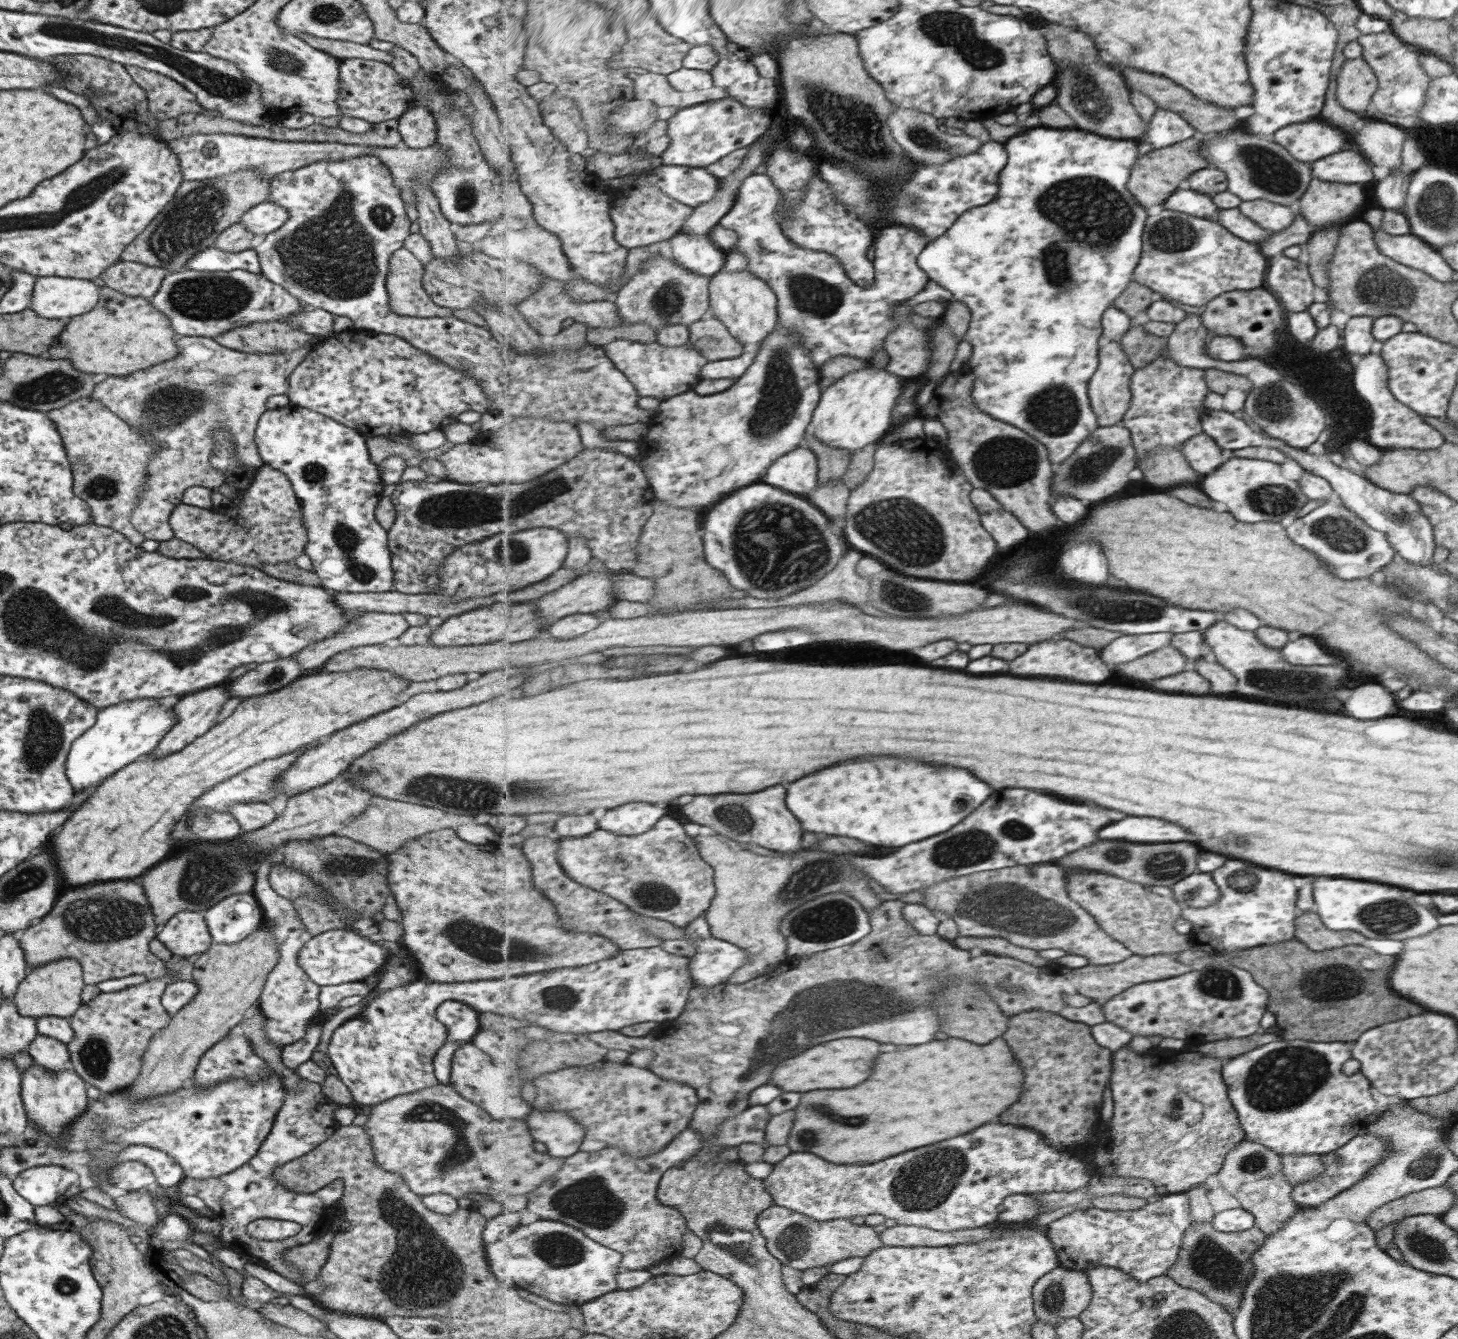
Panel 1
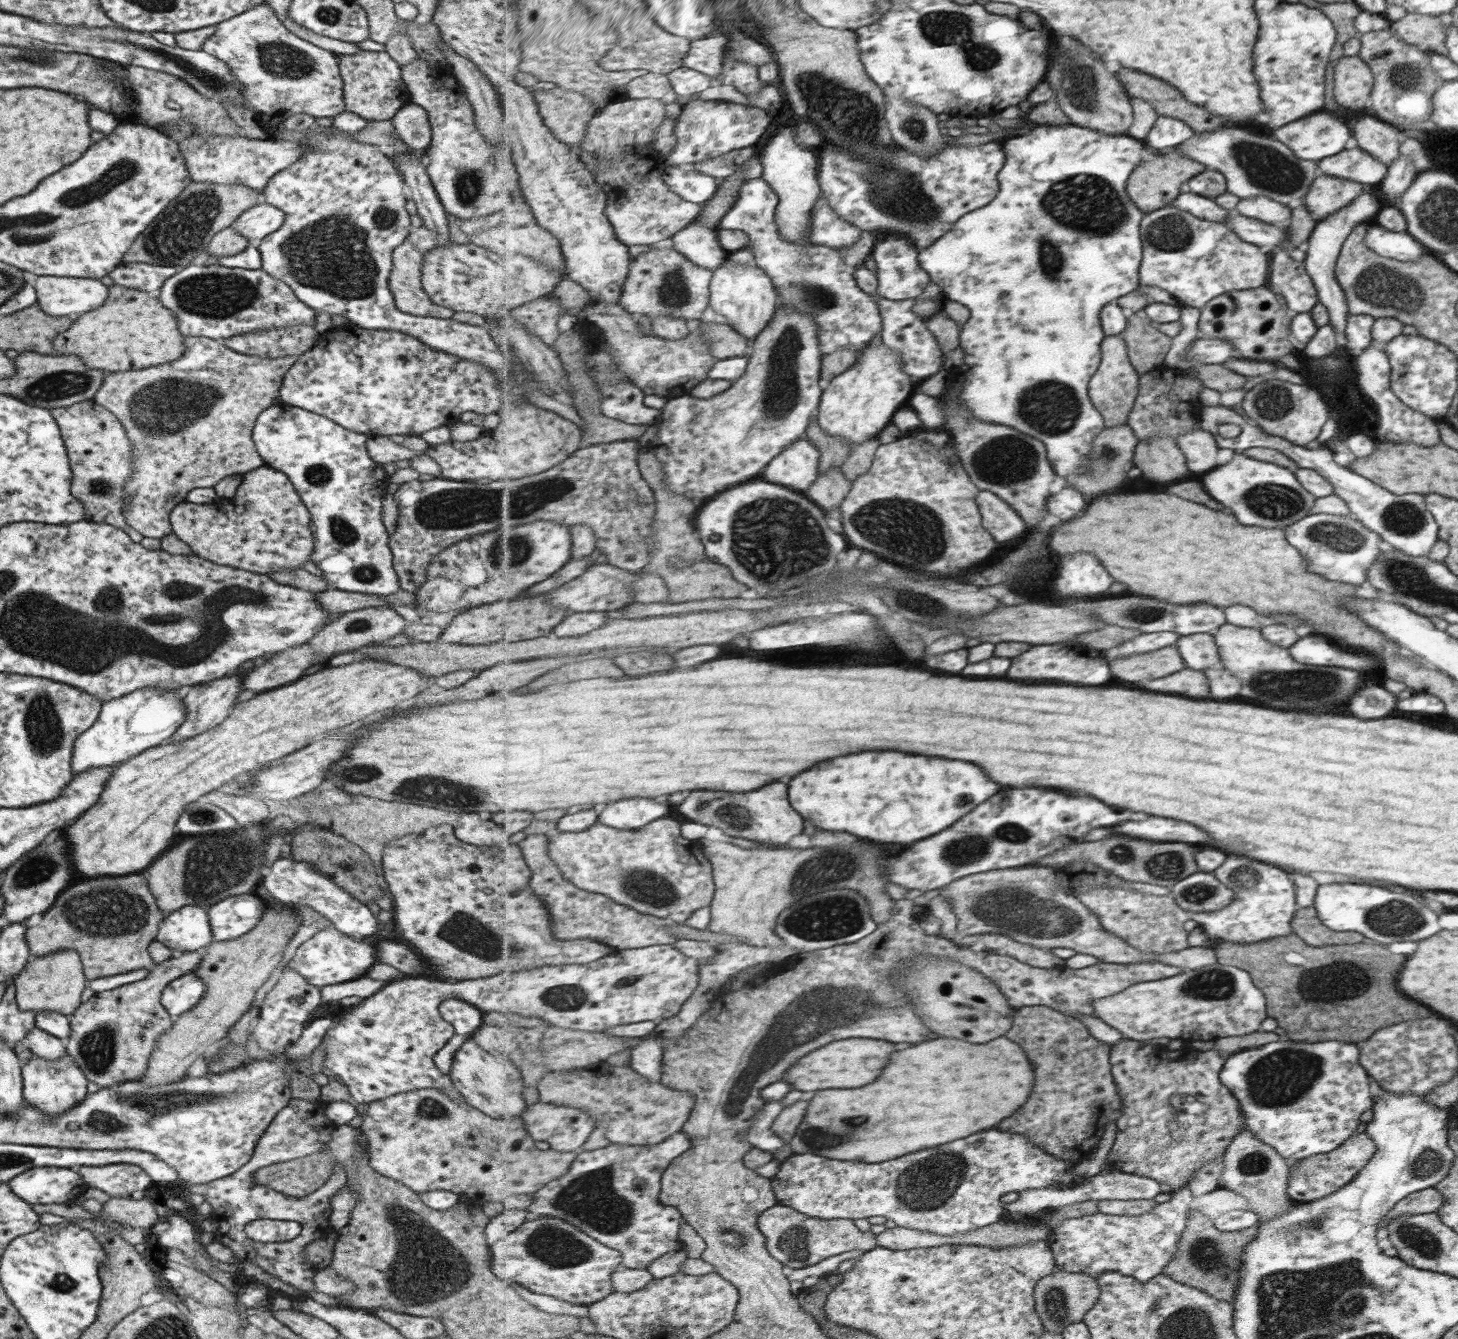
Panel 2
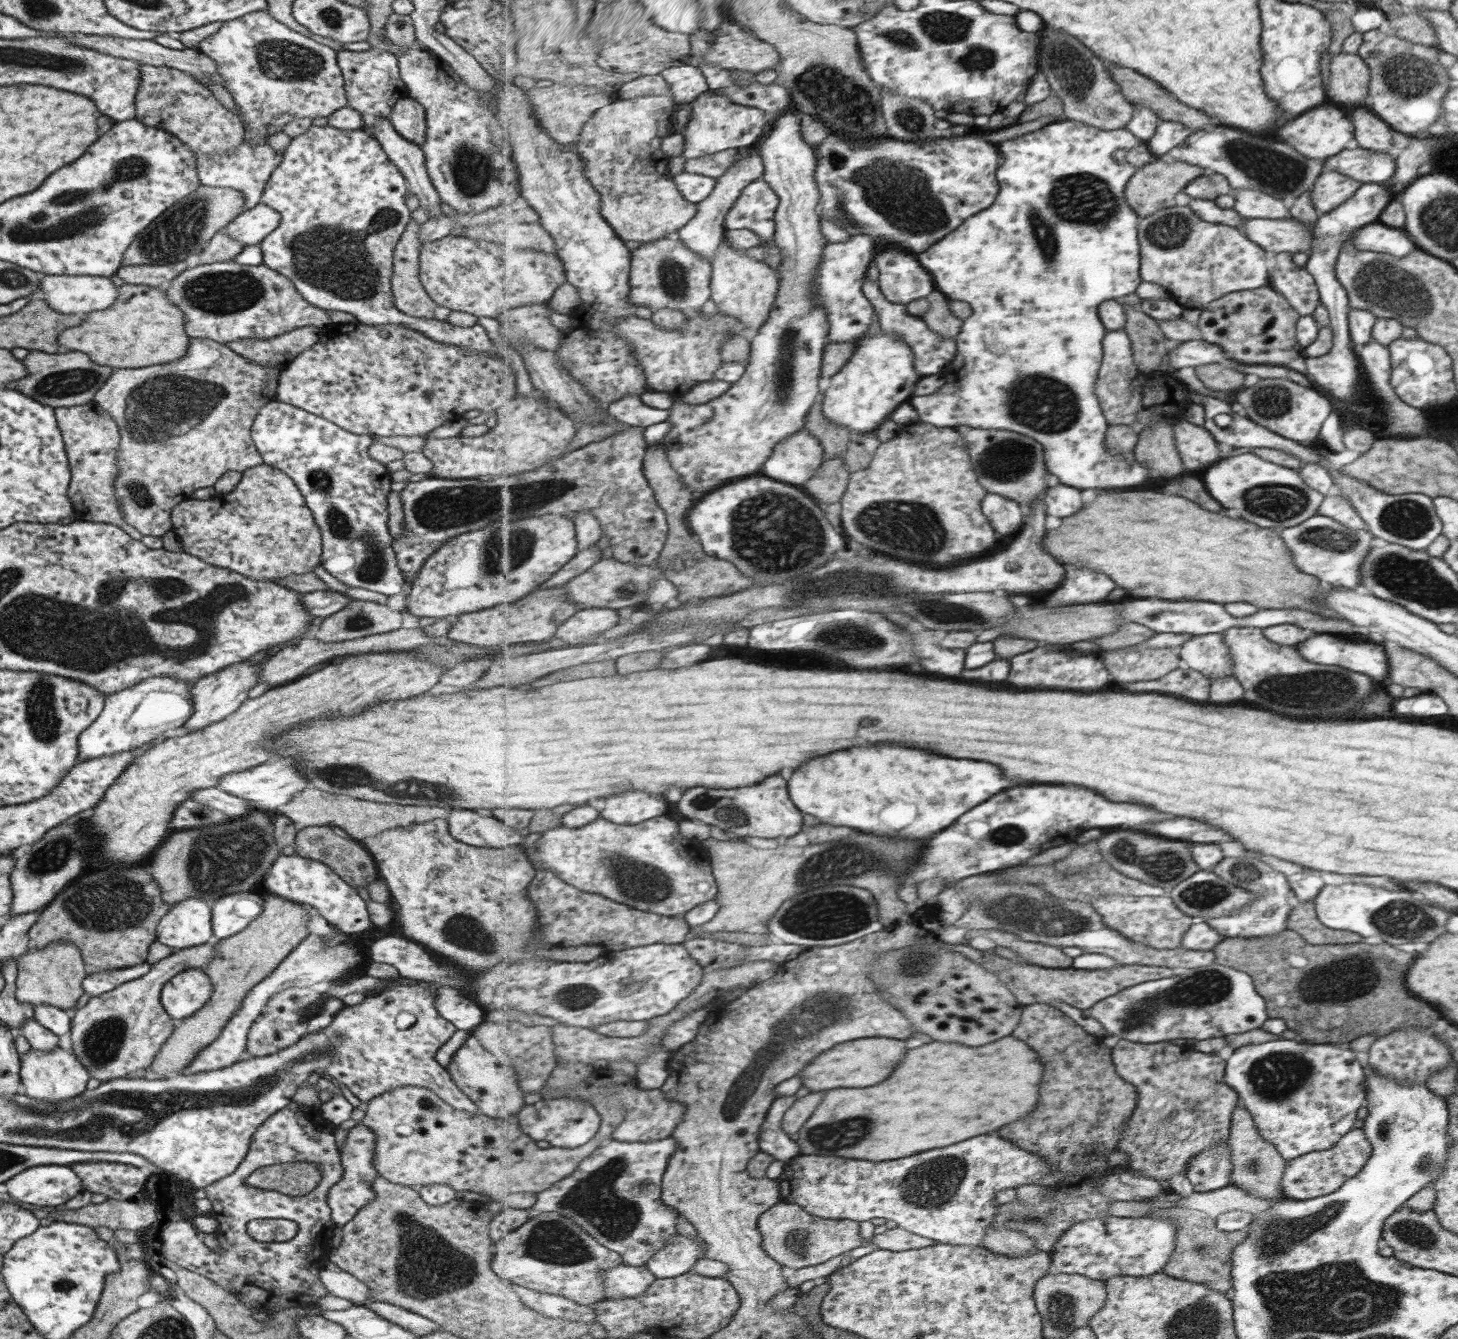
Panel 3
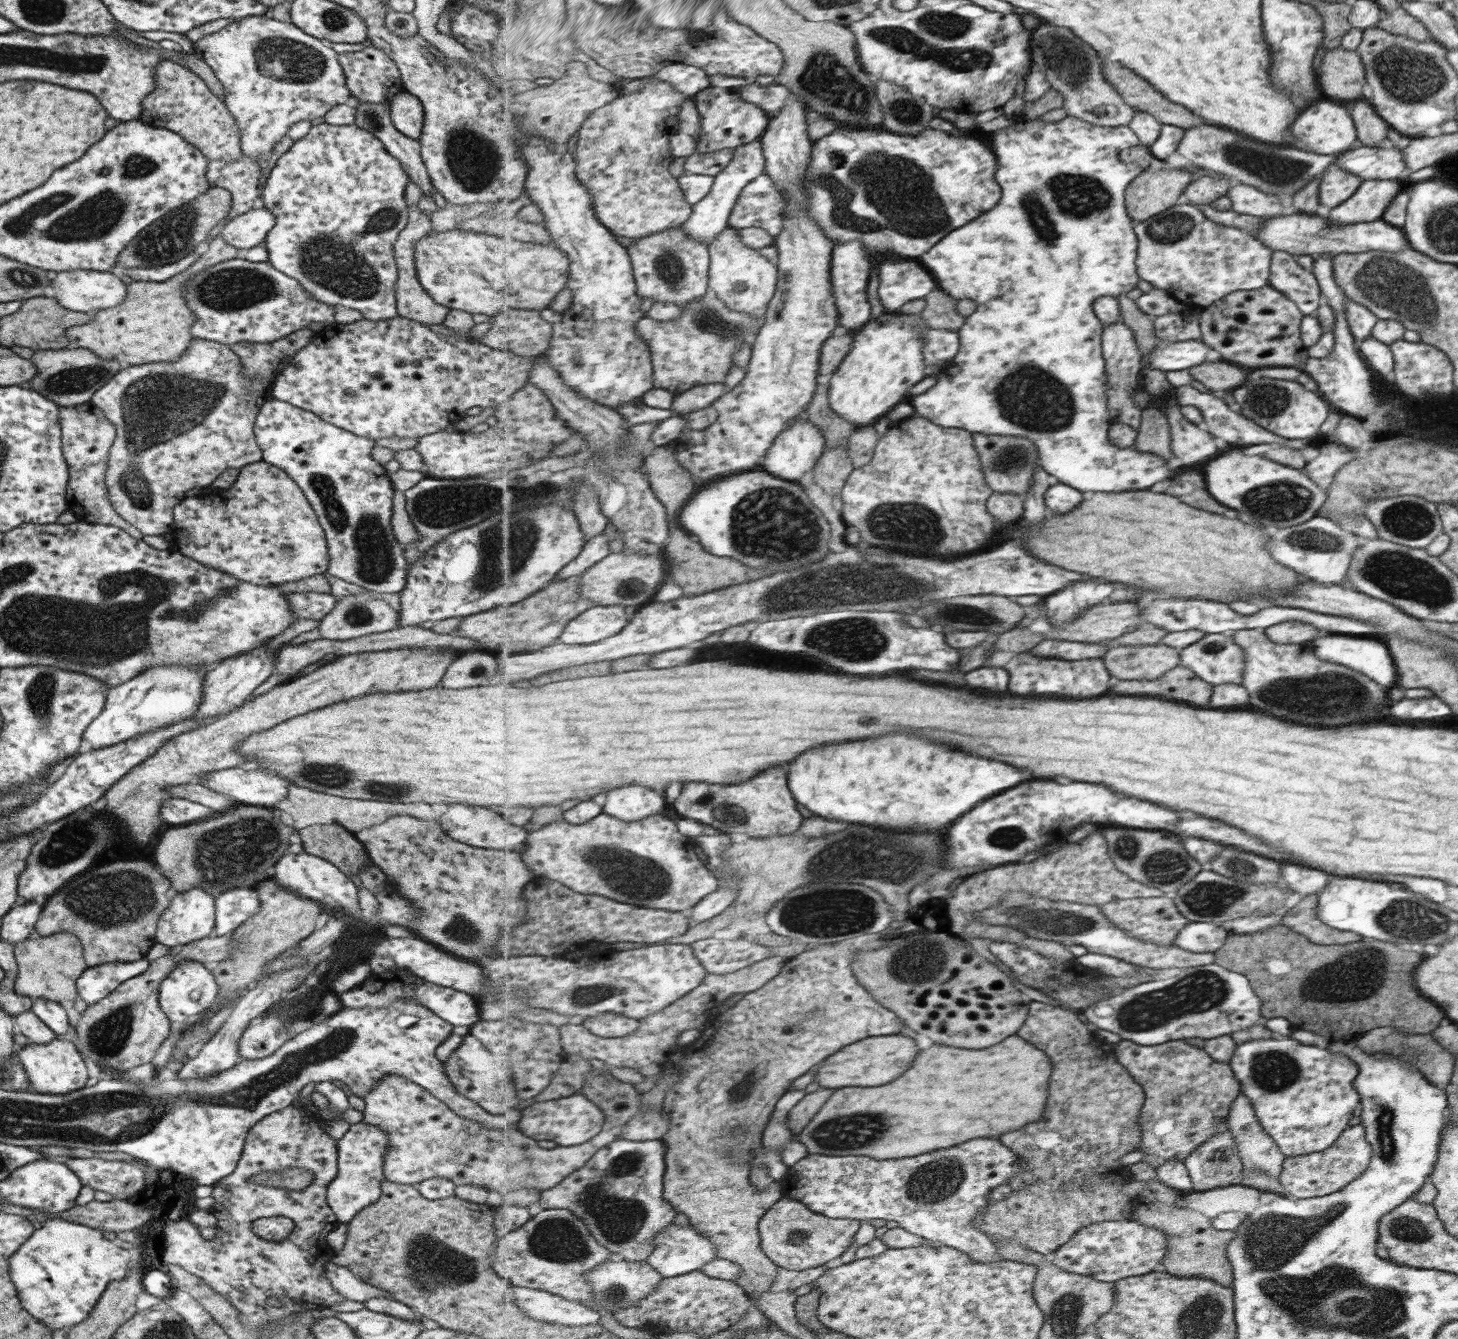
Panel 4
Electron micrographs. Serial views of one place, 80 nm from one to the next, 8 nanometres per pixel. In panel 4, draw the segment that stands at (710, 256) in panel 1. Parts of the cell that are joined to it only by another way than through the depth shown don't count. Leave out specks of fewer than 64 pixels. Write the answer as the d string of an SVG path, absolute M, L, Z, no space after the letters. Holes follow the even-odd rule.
M761 141L751 142L739 146L733 150L735 156L731 160L731 164L716 177L712 193L699 202L693 205L693 214L684 224L685 230L698 241L711 244L725 228L730 226L730 218L734 207L737 205L739 196L743 193L743 189L755 178L766 173L766 160L763 154L763 146Z

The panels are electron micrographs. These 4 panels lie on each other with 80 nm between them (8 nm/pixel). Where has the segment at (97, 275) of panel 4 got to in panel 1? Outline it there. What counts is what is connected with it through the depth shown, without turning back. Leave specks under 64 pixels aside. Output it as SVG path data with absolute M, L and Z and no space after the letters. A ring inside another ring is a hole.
M37 277L29 309L46 319L76 317L96 305L99 289L91 281L78 278Z

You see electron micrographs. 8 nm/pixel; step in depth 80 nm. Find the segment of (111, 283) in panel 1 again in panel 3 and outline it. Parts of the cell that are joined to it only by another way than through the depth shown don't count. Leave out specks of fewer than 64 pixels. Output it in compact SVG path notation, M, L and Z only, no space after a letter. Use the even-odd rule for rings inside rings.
M182 261L156 266L128 265L120 267L114 274L127 284L161 287L186 269L187 264Z

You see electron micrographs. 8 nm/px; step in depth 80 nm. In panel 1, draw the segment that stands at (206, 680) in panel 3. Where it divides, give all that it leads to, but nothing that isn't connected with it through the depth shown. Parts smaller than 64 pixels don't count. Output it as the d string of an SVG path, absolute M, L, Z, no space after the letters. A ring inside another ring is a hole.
M230 682L181 696L173 706L176 721L153 749L151 756L163 757L178 752L214 726L221 706L228 699L227 684Z

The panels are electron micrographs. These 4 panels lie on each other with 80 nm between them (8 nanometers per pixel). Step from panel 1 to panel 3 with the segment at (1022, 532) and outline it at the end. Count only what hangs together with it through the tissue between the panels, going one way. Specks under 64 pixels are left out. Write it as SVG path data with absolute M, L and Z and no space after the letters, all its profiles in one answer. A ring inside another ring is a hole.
M988 492L981 502L981 510L988 516L995 526L996 534L1001 538L1019 532L1023 526L1025 510L1021 510L1016 500Z

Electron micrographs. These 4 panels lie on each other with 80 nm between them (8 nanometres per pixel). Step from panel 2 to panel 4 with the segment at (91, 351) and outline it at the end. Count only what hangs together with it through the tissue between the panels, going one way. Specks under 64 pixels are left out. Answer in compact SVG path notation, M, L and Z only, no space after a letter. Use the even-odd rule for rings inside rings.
M217 235L183 274L177 274L165 282L132 281L127 285L125 298L119 304L95 311L89 322L66 329L65 336L69 344L65 349L91 350L98 357L117 361L121 368L176 361L192 339L190 328L196 319L184 299L184 282L215 264L235 259L235 254L237 248L229 246Z

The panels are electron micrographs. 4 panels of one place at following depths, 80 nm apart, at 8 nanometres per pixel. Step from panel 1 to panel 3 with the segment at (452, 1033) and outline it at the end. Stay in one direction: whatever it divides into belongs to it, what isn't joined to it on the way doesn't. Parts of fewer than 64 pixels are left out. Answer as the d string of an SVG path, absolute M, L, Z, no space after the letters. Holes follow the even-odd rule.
M437 985L434 988L434 1007L441 1018L453 1024L457 1031L470 1032L481 1023L486 1012L483 1011L460 989Z

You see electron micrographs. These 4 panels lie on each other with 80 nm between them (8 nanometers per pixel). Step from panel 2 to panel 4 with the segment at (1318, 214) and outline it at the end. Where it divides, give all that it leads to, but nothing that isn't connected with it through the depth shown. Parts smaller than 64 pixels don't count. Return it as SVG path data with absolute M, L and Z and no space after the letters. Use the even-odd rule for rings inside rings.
M1333 163L1320 176L1317 202L1331 209L1341 202L1348 201L1349 196L1356 193L1357 186L1360 186L1362 181L1357 175L1348 174Z

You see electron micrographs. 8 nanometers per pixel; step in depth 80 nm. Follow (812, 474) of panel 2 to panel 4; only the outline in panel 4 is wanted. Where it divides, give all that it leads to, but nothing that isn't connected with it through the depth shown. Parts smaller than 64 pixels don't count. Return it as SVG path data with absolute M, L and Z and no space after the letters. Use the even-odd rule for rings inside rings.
M803 415L796 418L796 421L793 421L790 427L778 434L765 455L761 468L777 475L779 478L797 482L799 478L815 469L817 461L820 460L820 456L826 448L826 438L822 430L815 423L812 423L807 415Z

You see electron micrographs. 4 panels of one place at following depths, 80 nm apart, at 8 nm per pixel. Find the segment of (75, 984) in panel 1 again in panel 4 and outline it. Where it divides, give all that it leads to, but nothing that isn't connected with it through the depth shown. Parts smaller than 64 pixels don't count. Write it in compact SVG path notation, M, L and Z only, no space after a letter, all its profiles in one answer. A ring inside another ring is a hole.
M60 932L40 937L31 933L24 941L14 946L13 954L17 967L14 991L17 994L27 995L31 1001L44 998L58 1003L77 998L75 980L79 978L86 964L82 946L74 934Z

